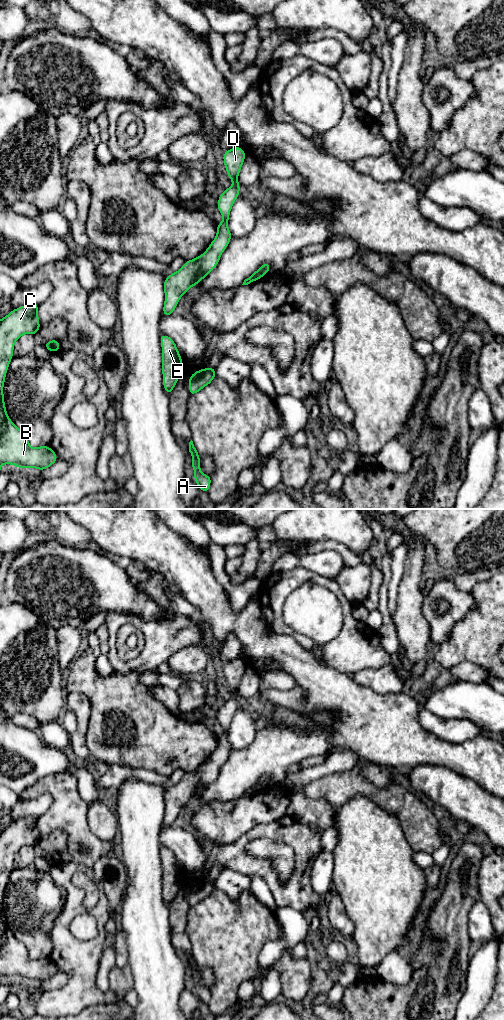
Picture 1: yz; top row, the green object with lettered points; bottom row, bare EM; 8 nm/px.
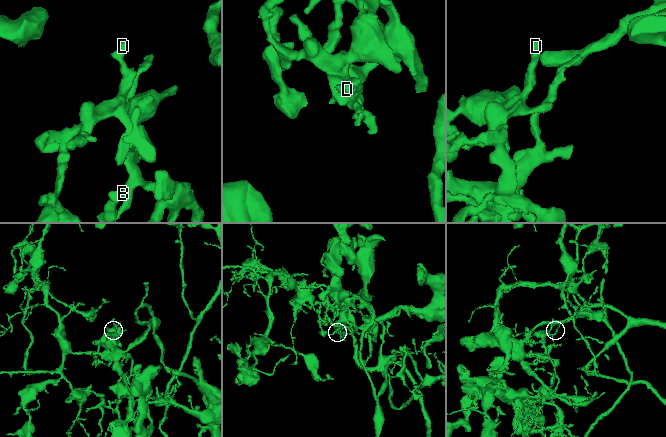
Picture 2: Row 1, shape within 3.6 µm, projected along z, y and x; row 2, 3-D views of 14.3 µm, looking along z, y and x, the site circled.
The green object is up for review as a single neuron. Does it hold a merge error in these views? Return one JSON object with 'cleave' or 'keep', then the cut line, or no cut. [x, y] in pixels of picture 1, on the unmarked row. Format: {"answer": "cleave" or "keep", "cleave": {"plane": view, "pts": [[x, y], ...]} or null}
{"answer": "cleave", "cleave": {"plane": "yz", "pts": [[263, 786], [259, 786], [252, 793]]}}

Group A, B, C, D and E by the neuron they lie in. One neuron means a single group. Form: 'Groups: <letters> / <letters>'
Groups: A / B C D E

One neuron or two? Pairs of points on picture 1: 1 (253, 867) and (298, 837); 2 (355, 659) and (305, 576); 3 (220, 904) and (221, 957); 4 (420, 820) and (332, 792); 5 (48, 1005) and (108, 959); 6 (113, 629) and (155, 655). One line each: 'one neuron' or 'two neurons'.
1: one neuron
2: one neuron
3: one neuron
4: one neuron
5: two neurons
6: one neuron

